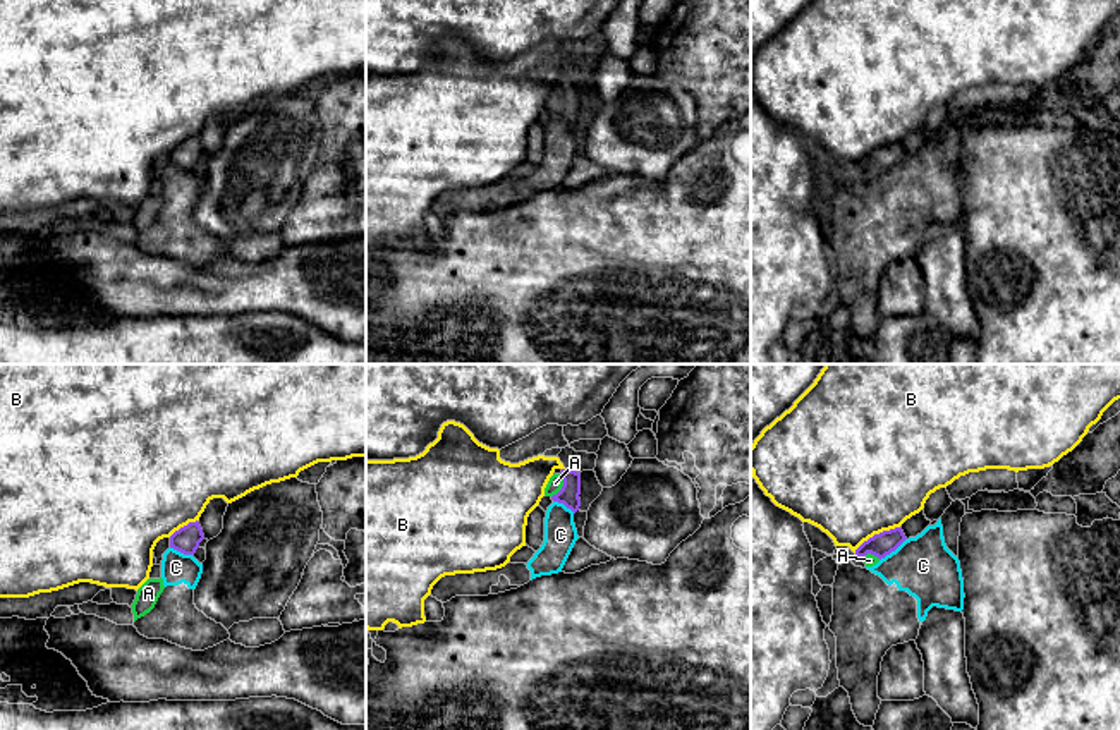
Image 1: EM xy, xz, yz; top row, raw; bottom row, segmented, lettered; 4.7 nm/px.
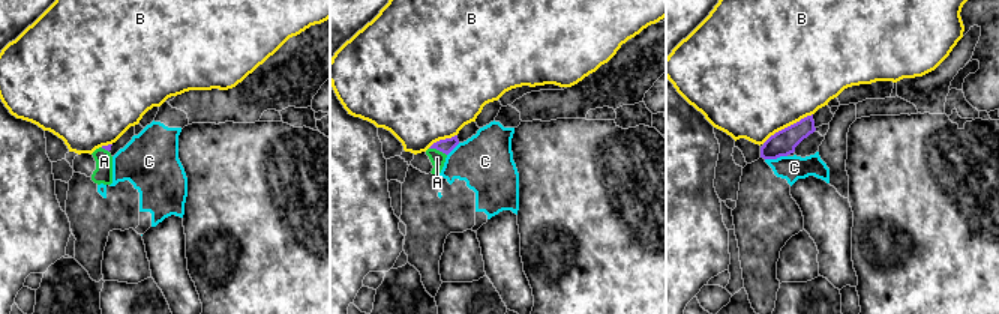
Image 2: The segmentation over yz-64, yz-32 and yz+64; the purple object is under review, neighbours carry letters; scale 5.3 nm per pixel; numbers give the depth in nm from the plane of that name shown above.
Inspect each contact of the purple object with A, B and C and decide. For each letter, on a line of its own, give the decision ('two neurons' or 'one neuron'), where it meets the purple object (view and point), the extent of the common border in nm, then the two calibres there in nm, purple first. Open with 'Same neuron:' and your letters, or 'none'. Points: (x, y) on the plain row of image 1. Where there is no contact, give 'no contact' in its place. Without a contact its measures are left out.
Same neuron: A
A: one neuron; contact xz (564, 100); length 130 nm; calibres 100 and 70 nm
B: two neurons; contact yz (876, 150); length 240 nm; calibres 110 and 500 nm
C: two neurons; contact yz (892, 165); length 170 nm; calibres 110 and 280 nm

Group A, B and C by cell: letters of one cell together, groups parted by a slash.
A / B / C

